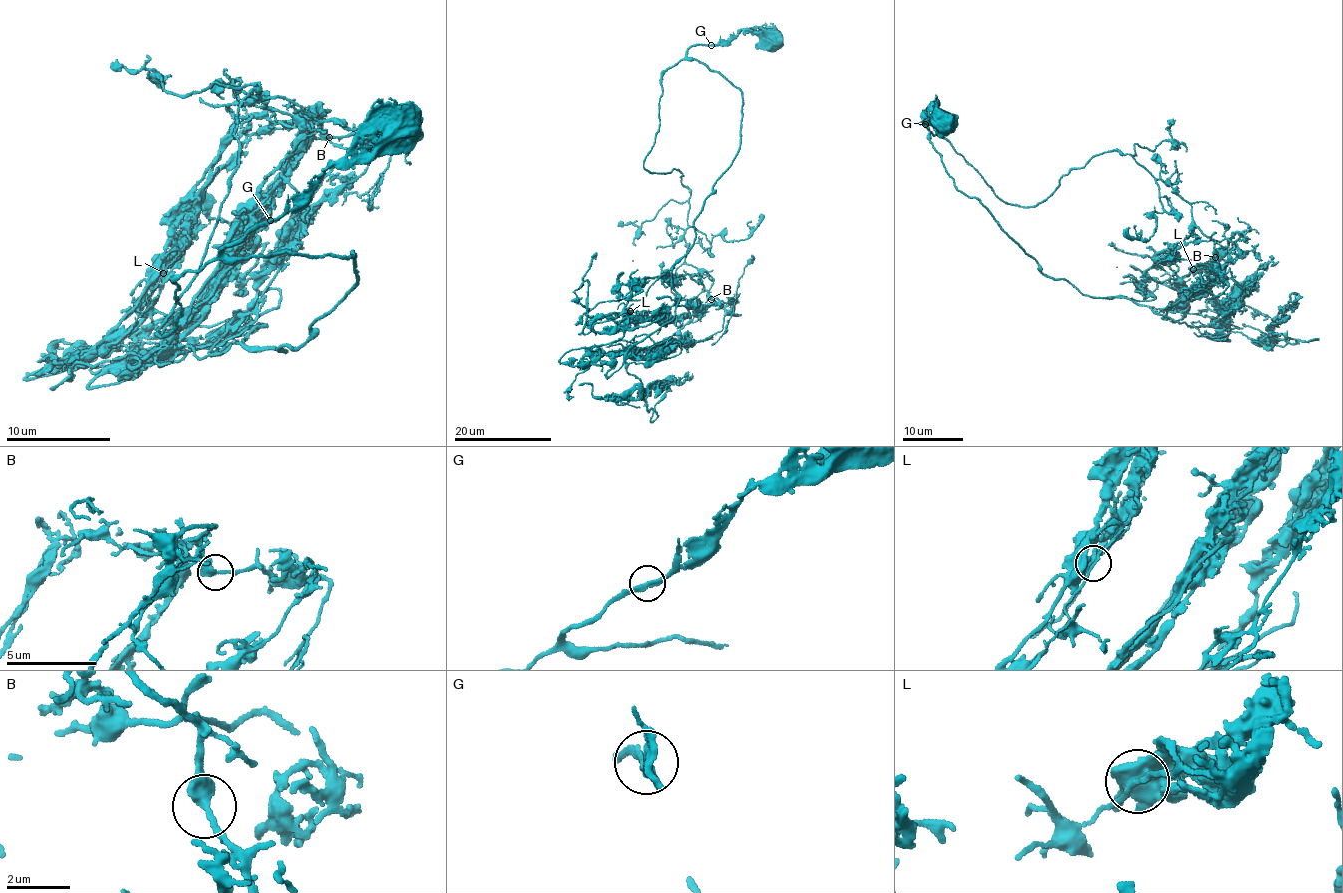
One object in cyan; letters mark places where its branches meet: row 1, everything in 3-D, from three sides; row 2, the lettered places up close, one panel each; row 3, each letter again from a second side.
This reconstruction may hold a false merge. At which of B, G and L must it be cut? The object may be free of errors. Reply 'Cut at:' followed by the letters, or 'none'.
Cut at: none

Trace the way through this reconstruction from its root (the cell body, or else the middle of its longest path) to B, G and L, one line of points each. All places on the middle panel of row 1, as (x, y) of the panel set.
B: (776, 39), (742, 30), (692, 45), (662, 76), (643, 168), (682, 173), (685, 260), (709, 275), (711, 299)
G: (776, 39), (742, 30), (732, 38), (710, 45)
L: (776, 39), (692, 45), (662, 76), (643, 168), (682, 173), (701, 271), (586, 313), (630, 311)

